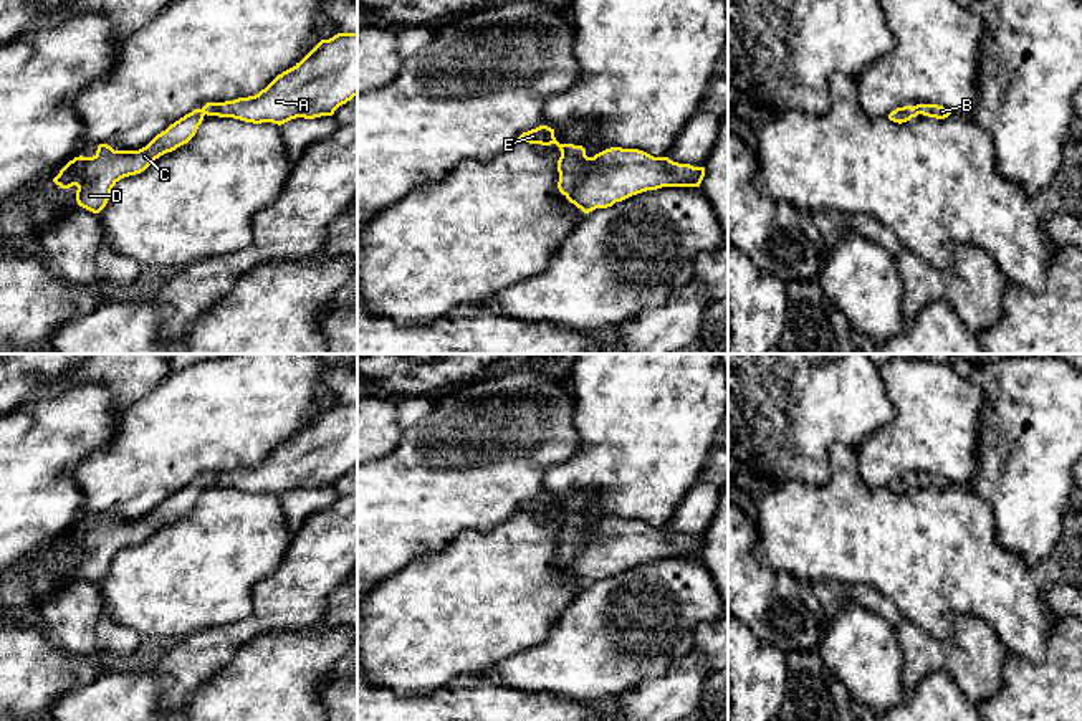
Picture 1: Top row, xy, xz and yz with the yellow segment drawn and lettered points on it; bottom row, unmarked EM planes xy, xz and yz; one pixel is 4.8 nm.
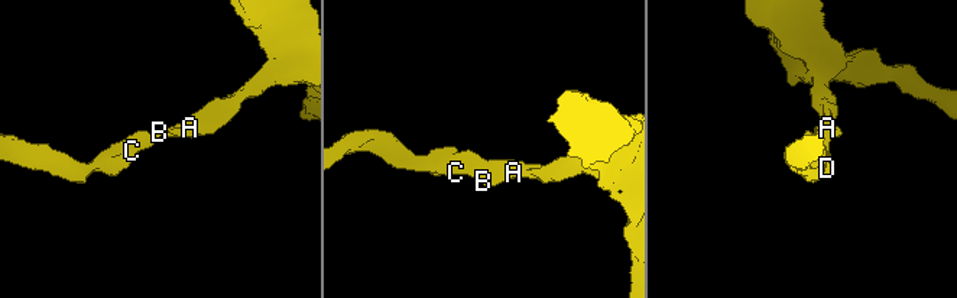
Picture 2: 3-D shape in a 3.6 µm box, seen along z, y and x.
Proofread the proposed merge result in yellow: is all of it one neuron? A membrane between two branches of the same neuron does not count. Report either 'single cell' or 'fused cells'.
single cell

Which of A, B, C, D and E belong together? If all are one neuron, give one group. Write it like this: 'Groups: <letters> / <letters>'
Groups: A B C D E

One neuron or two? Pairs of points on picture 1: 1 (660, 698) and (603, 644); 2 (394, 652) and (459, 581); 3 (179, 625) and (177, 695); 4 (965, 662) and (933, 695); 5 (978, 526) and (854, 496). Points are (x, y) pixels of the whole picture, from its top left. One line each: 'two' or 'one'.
1: two
2: one
3: two
4: two
5: one

